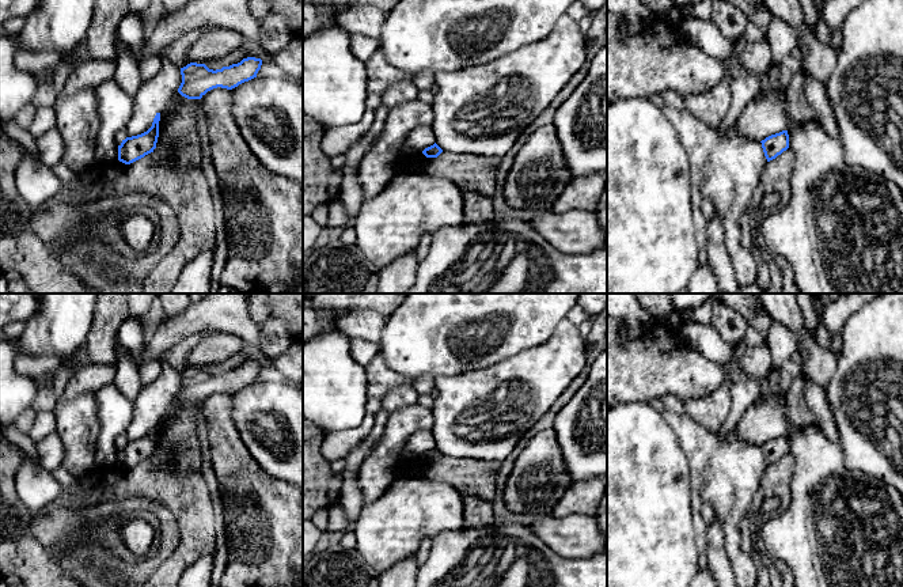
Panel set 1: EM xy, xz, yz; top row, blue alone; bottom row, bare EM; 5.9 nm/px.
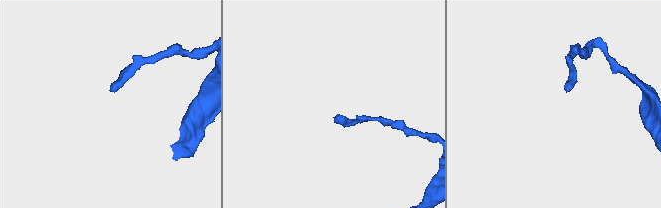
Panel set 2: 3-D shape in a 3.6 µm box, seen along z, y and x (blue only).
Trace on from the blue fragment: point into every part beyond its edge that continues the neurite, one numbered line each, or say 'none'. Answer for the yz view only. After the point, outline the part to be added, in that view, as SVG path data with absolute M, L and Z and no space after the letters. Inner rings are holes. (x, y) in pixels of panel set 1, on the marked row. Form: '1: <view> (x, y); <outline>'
none

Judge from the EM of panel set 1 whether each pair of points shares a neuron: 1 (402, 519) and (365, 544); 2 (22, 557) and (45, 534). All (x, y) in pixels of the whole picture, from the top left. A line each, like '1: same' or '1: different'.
1: same
2: different

